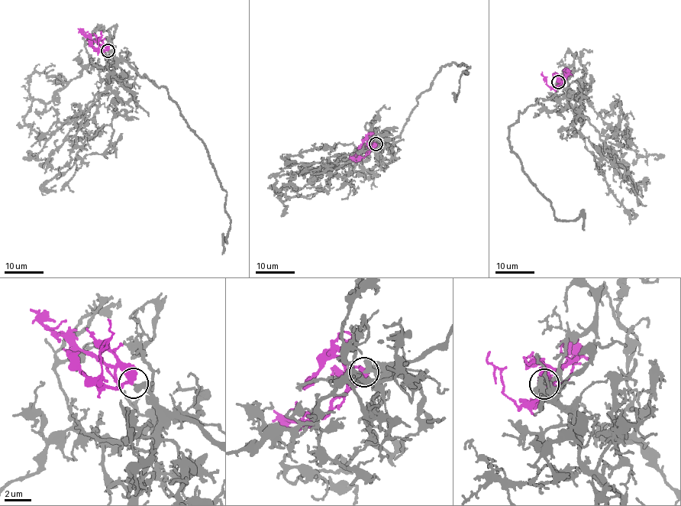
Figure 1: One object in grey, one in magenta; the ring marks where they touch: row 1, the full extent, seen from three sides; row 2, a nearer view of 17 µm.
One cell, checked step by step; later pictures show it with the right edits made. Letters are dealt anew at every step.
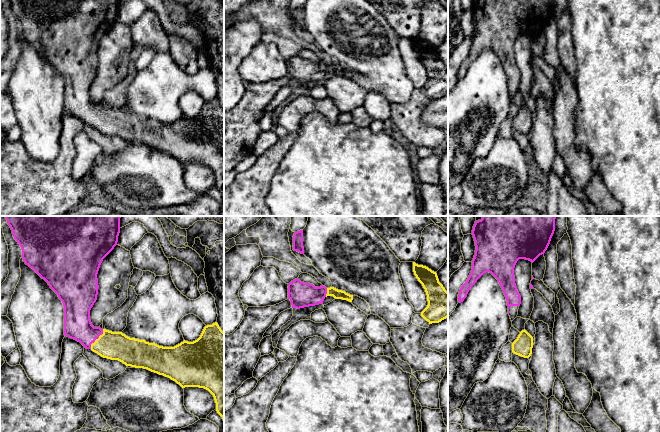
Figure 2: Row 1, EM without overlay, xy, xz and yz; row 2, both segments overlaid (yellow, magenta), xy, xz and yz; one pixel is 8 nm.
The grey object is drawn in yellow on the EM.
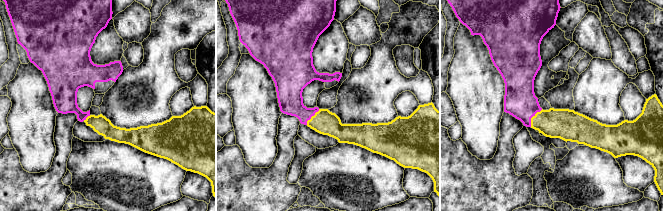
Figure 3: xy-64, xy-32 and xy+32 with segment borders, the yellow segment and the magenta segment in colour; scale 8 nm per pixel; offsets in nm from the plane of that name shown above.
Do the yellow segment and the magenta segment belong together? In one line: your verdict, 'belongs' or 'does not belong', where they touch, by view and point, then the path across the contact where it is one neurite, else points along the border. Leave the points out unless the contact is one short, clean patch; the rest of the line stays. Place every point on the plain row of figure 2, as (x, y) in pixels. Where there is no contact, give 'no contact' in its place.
belongs; contact xy (96, 115); way xy (112, 121), (96, 115), (87, 111), (77, 101)

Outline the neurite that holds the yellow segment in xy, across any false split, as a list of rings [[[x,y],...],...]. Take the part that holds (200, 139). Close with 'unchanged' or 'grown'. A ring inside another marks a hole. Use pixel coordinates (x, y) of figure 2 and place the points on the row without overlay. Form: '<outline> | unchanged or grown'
[[[8,0],[14,15],[22,25],[22,34],[50,64],[58,71],[64,82],[64,111],[80,118],[103,134],[118,136],[126,142],[147,145],[170,154],[182,164],[199,163],[208,166],[214,173],[216,187],[224,197],[224,108],[215,98],[204,103],[200,113],[193,117],[183,117],[174,123],[163,123],[145,116],[130,114],[122,108],[112,108],[94,103],[90,96],[90,86],[97,76],[97,50],[103,35],[118,18],[120,0]]] | grown

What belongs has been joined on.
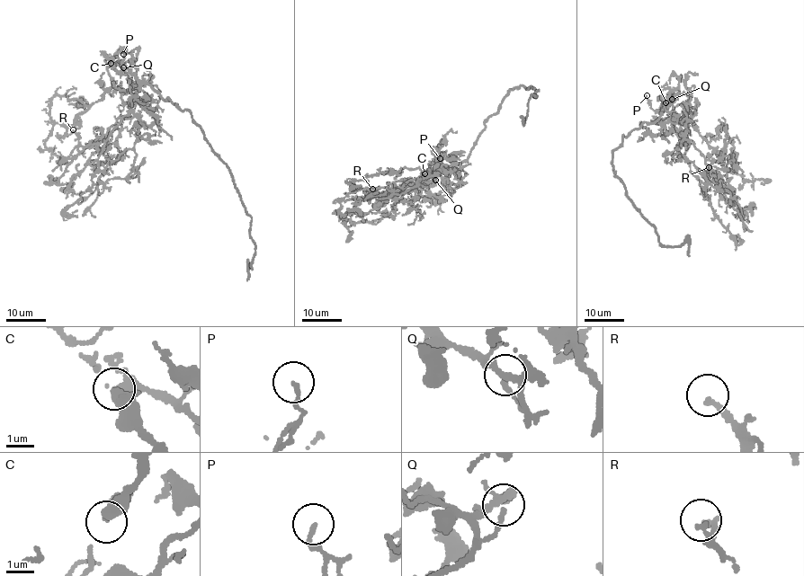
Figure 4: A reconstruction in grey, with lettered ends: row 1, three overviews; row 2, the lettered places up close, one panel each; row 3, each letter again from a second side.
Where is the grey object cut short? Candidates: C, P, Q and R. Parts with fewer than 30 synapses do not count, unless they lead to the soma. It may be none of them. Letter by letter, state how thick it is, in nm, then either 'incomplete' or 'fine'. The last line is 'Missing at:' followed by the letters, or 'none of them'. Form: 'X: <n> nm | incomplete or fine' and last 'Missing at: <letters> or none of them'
C: 280 nm | fine
P: 130 nm | fine
Q: 150 nm | fine
R: 200 nm | incomplete
Missing at: R

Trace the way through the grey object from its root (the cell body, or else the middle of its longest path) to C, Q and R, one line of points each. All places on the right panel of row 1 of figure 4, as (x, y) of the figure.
C: (641, 124), (656, 120), (664, 110), (663, 105), (667, 105), (660, 110), (665, 102)
Q: (641, 124), (656, 120), (664, 110), (663, 105), (670, 103), (672, 99)
R: (641, 124), (656, 120), (663, 110), (668, 111), (687, 143), (704, 157), (713, 178), (709, 167)

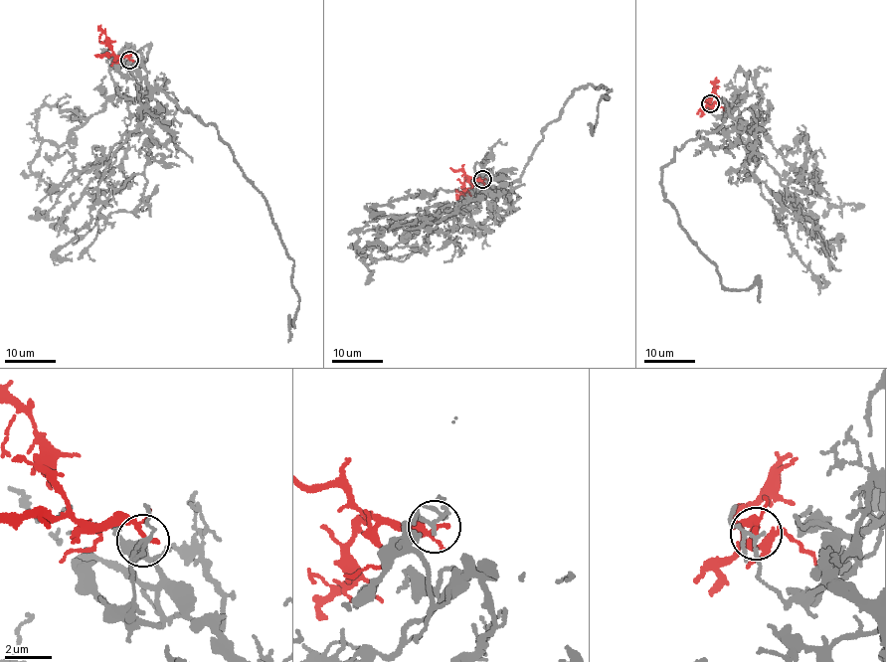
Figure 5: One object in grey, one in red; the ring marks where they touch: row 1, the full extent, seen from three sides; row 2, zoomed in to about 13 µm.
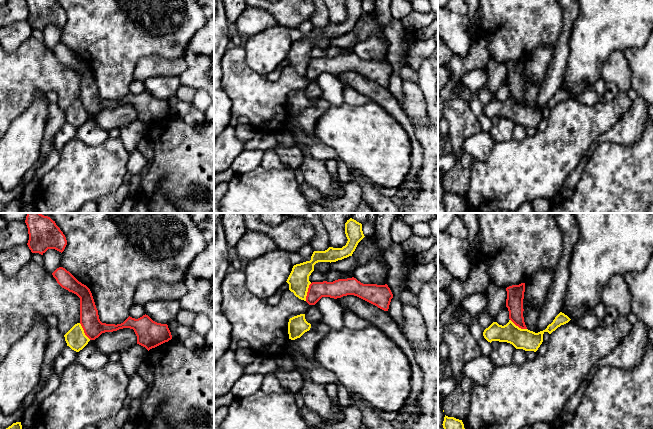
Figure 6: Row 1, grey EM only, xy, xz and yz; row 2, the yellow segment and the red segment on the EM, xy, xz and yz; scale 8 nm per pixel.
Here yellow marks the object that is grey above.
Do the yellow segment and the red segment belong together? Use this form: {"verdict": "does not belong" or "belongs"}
{"verdict": "does not belong"}

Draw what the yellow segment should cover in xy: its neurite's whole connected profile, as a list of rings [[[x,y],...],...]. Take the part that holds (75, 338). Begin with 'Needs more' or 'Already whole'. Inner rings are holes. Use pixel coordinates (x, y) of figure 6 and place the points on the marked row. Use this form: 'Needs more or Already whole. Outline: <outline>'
Already whole. Outline: [[[80,323],[75,324],[65,335],[65,341],[67,346],[72,350],[79,352],[82,350],[90,341],[85,335],[84,330]]]

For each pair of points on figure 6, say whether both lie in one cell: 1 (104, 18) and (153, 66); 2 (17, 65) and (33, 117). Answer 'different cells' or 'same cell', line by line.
1: different cells
2: different cells

